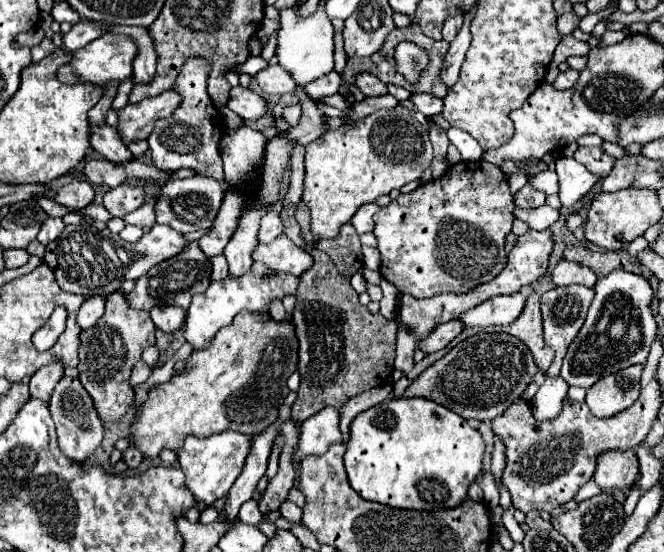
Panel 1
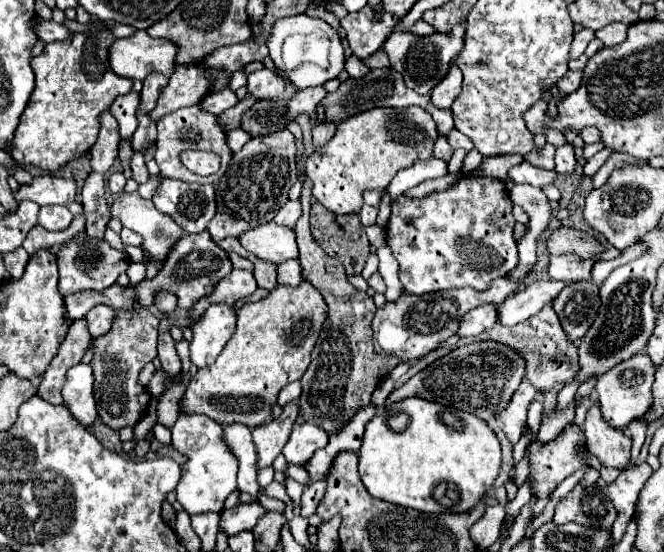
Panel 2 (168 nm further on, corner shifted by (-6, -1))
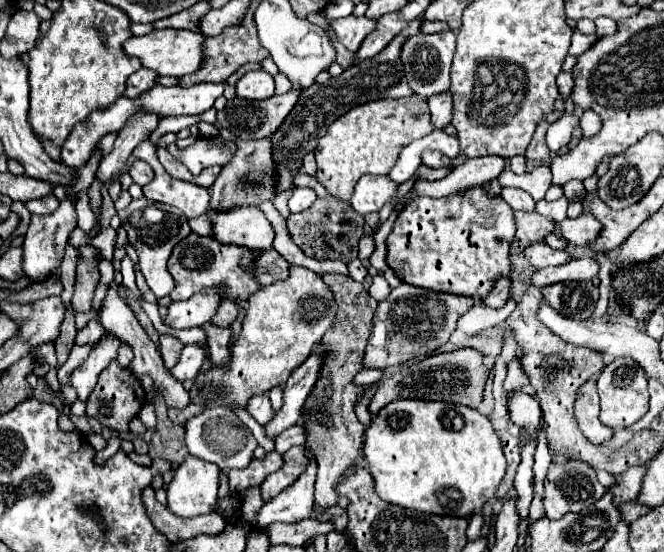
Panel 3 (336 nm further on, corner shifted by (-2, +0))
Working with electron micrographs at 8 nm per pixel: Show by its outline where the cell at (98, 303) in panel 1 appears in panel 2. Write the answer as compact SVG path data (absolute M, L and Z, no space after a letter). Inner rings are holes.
M96 305L94 309L90 309L86 315L90 335L92 337L106 335L106 331L110 331L110 327L112 327L114 315L116 315L116 311L112 307L106 307L106 305Z

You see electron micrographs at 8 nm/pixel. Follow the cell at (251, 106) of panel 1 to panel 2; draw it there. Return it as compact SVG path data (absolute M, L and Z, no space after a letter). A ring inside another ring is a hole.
M230 89L222 91L210 91L200 99L200 107L206 107L206 111L212 111L212 115L220 115L222 111L234 107L238 103L238 97Z

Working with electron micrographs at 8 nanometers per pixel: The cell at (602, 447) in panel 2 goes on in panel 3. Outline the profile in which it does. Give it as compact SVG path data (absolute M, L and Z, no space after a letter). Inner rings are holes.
M586 382L580 388L578 398L574 402L574 418L578 420L578 426L580 426L582 434L588 438L588 442L592 442L596 446L606 444L614 436L612 428L604 426L598 420L598 412L600 412L600 398L596 392L596 384Z

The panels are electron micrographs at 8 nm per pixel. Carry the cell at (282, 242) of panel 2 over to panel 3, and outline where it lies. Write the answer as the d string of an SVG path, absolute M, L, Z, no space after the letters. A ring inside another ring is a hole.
M260 208L230 210L230 214L210 214L214 222L216 240L222 244L234 244L252 252L264 252L272 248L276 230Z

